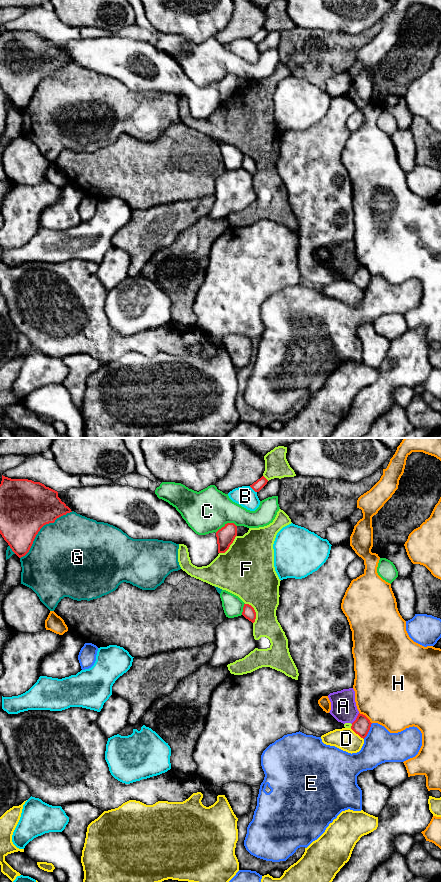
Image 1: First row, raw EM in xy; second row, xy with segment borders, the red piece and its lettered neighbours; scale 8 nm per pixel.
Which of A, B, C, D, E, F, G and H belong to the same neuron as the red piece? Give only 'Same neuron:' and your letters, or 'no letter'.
Same neuron: no letter

